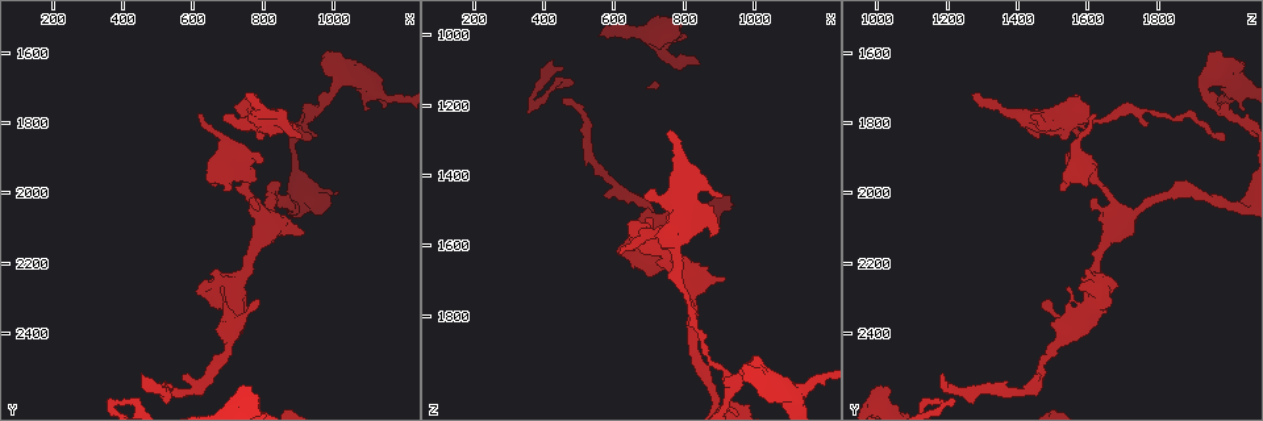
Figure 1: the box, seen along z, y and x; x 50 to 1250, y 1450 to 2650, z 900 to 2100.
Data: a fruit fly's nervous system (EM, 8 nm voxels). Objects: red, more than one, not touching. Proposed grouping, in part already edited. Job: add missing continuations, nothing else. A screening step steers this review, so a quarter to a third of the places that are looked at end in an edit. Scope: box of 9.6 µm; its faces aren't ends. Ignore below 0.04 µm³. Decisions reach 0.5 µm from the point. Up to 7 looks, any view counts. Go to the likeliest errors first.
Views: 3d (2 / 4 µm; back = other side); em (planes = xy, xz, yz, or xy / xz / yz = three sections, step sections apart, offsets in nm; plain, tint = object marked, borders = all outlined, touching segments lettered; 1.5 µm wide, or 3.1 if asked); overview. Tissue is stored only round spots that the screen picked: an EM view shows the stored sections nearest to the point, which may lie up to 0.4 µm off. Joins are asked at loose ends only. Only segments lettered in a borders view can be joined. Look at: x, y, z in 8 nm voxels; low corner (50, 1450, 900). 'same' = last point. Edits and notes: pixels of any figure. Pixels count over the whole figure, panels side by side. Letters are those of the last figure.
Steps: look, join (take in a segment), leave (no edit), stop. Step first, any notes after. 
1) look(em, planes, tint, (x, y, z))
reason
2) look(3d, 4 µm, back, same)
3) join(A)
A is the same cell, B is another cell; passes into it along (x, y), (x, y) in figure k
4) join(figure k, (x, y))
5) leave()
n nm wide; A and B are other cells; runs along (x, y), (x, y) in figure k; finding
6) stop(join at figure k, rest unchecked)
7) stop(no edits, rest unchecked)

look(em, xy, step 8, borders, (460, 2510, 1190))
branch stops here

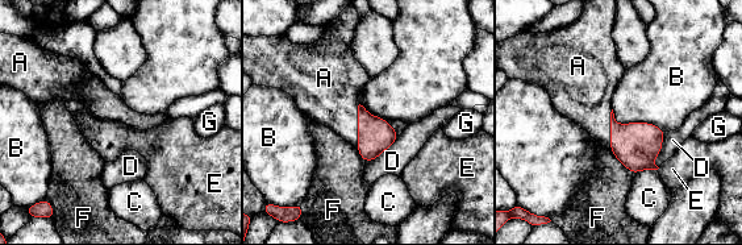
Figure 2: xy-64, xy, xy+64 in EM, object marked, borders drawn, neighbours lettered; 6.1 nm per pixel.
look(em, yz, step 4, borders, same)
another direction

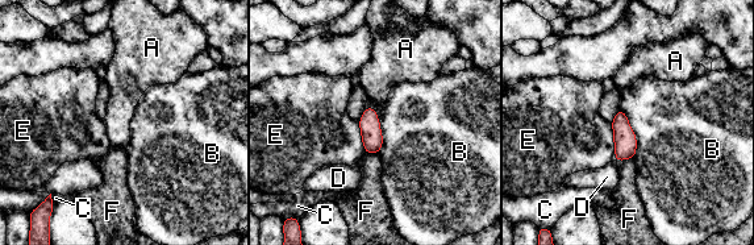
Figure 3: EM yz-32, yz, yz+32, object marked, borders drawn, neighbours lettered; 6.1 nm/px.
join(figure 3, (380, 73))
A is the same cell, B, C, D, E and F are other cells; it goes on there

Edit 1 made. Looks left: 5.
look(overview)
redraw

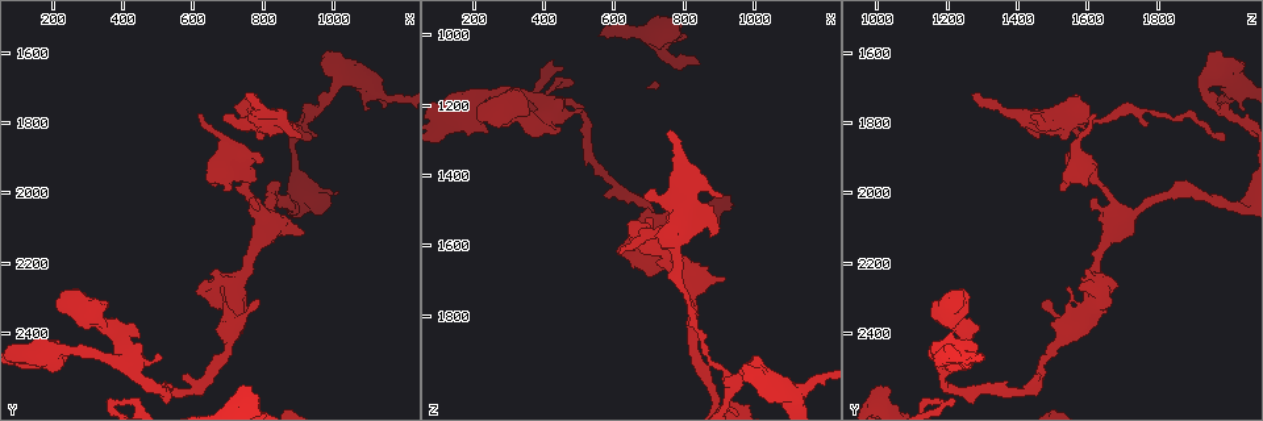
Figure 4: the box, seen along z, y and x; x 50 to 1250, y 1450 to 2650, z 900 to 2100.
look(em, xy, step 8, tint, (760, 1720, 1280))
branch stops here

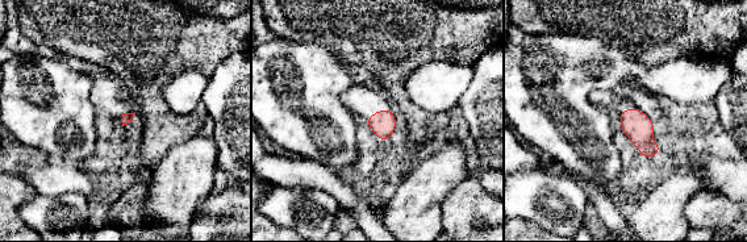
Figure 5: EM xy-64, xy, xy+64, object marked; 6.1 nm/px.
look(em, planes, borders, same)
another direction

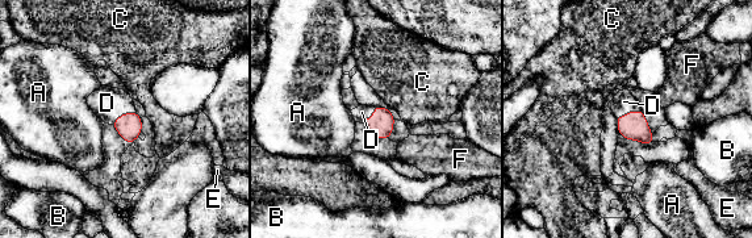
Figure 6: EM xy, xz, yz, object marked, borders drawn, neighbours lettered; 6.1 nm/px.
join(figure 6, (107, 103))
D is the same cell, A, B, C, E and F are other cells; passes into it along (129, 125), (122, 113), (107, 103) in figure 6; the neuron continues

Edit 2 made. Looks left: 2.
look(em, planes, borders, (770, 2560, 990))
thick end

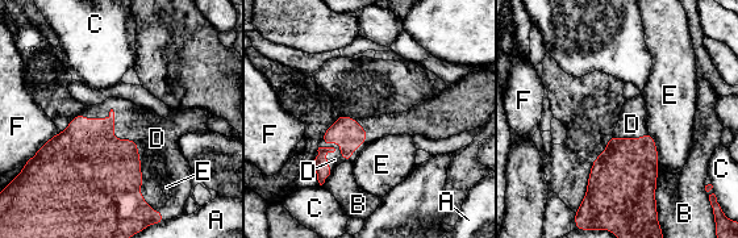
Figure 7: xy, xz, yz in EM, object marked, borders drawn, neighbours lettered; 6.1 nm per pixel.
join(figure 7, (157, 138))
D touches over 700 nm; D is the same cell, A, B, C, E and F are other cells; passes into it along (104, 172), (128, 140), (157, 138) in figure 7; the neuron continues

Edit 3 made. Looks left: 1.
stop(join at figure 3, join at figure 6, join at figure 7, rest unchecked)

